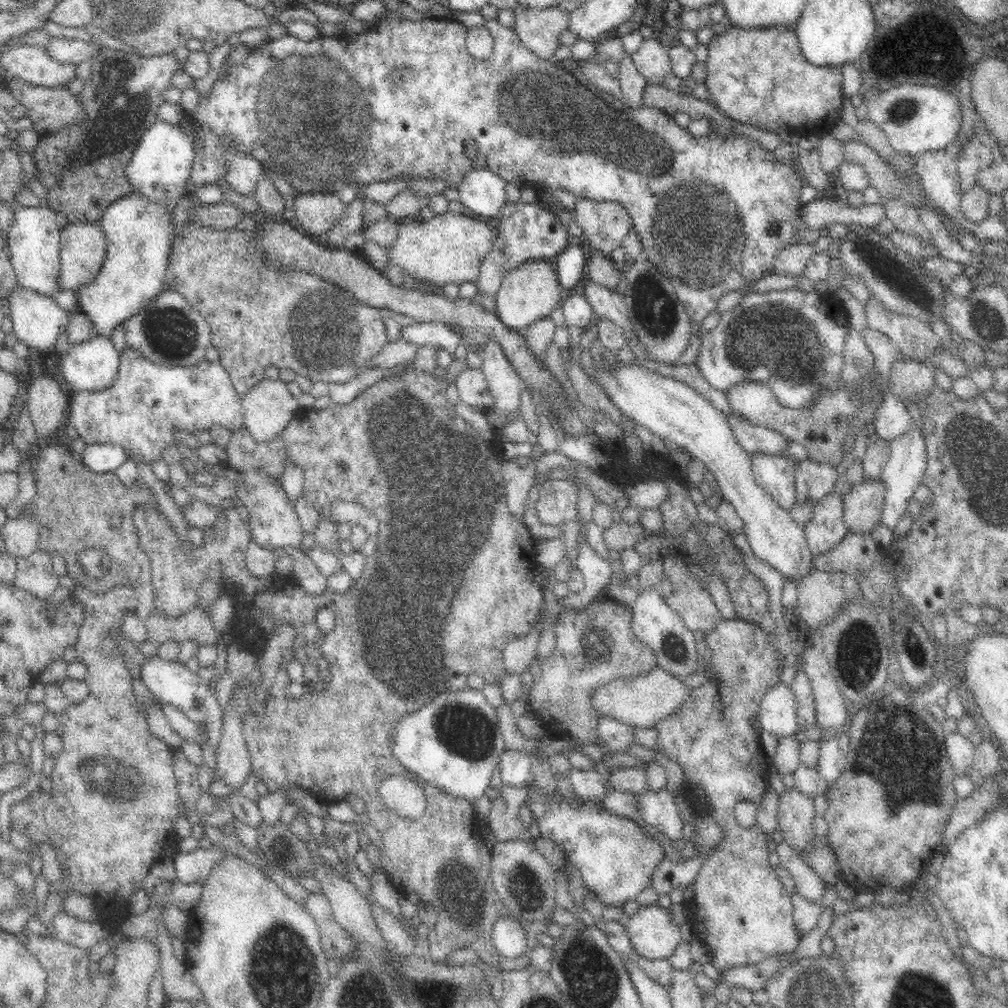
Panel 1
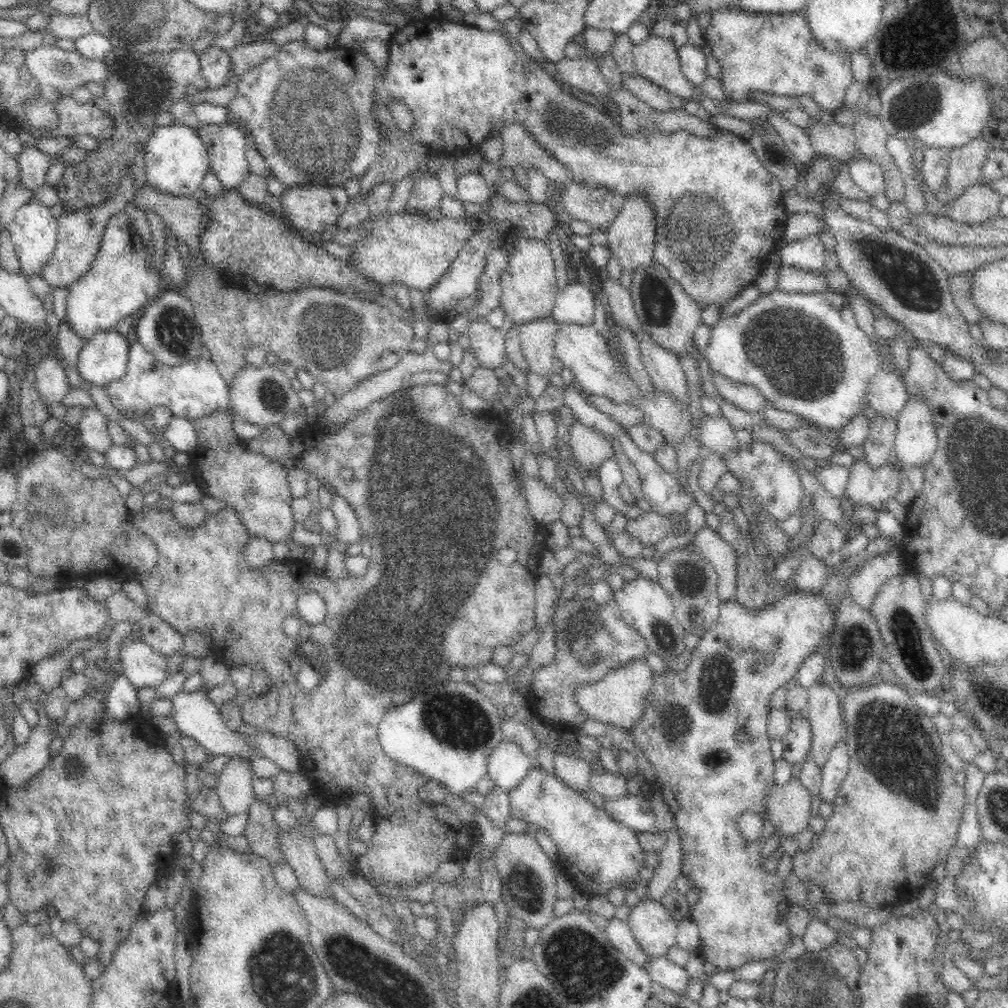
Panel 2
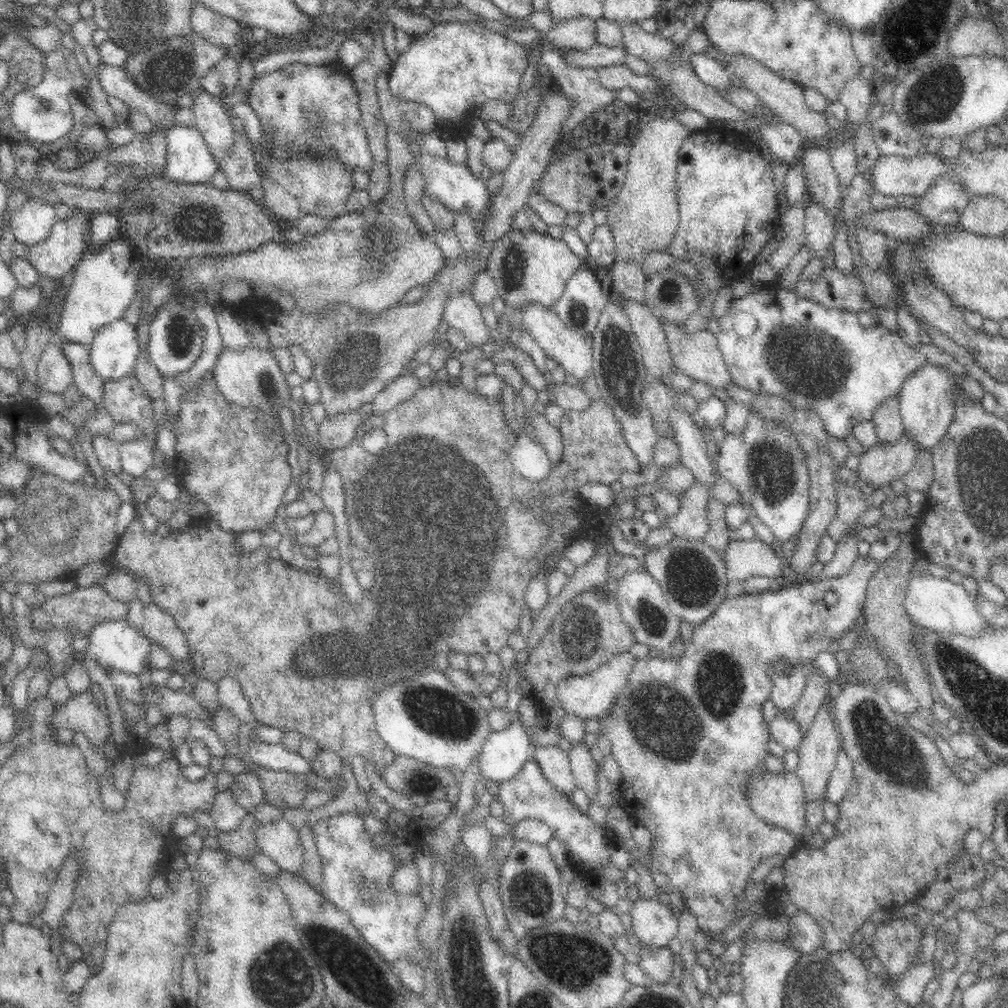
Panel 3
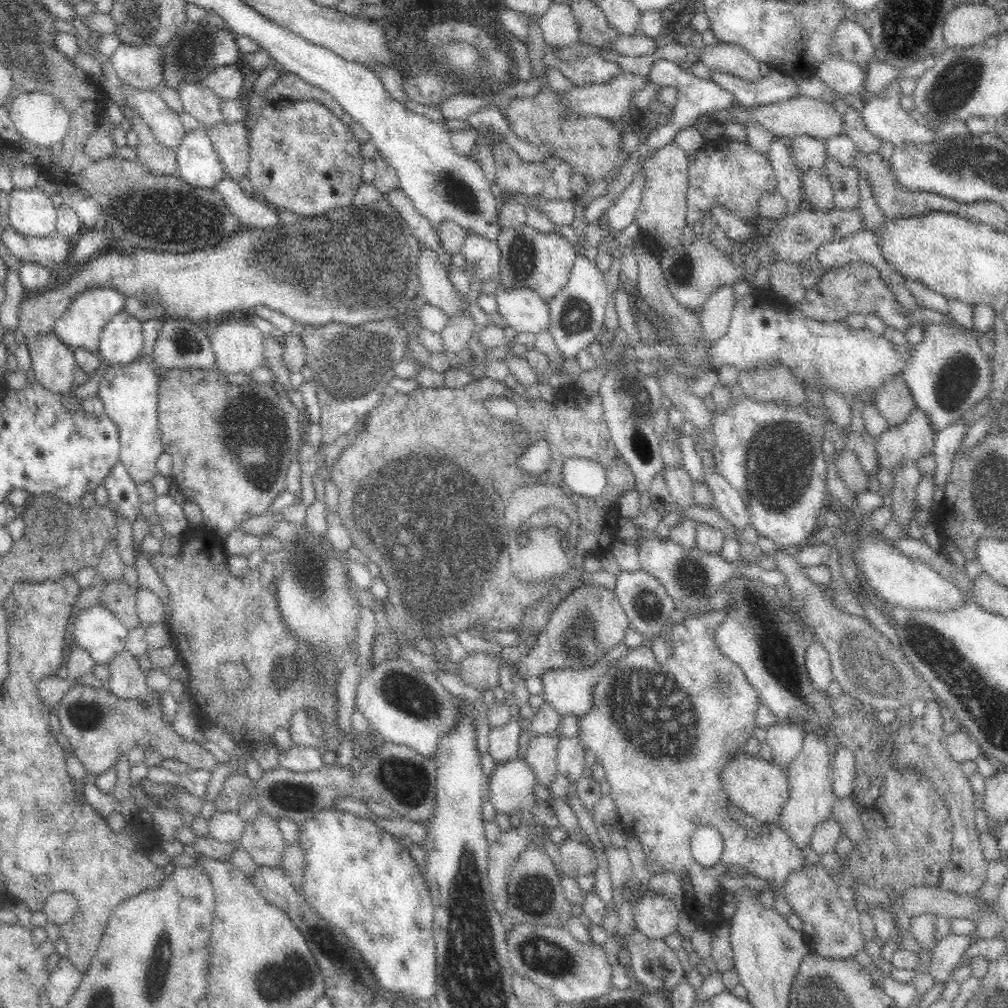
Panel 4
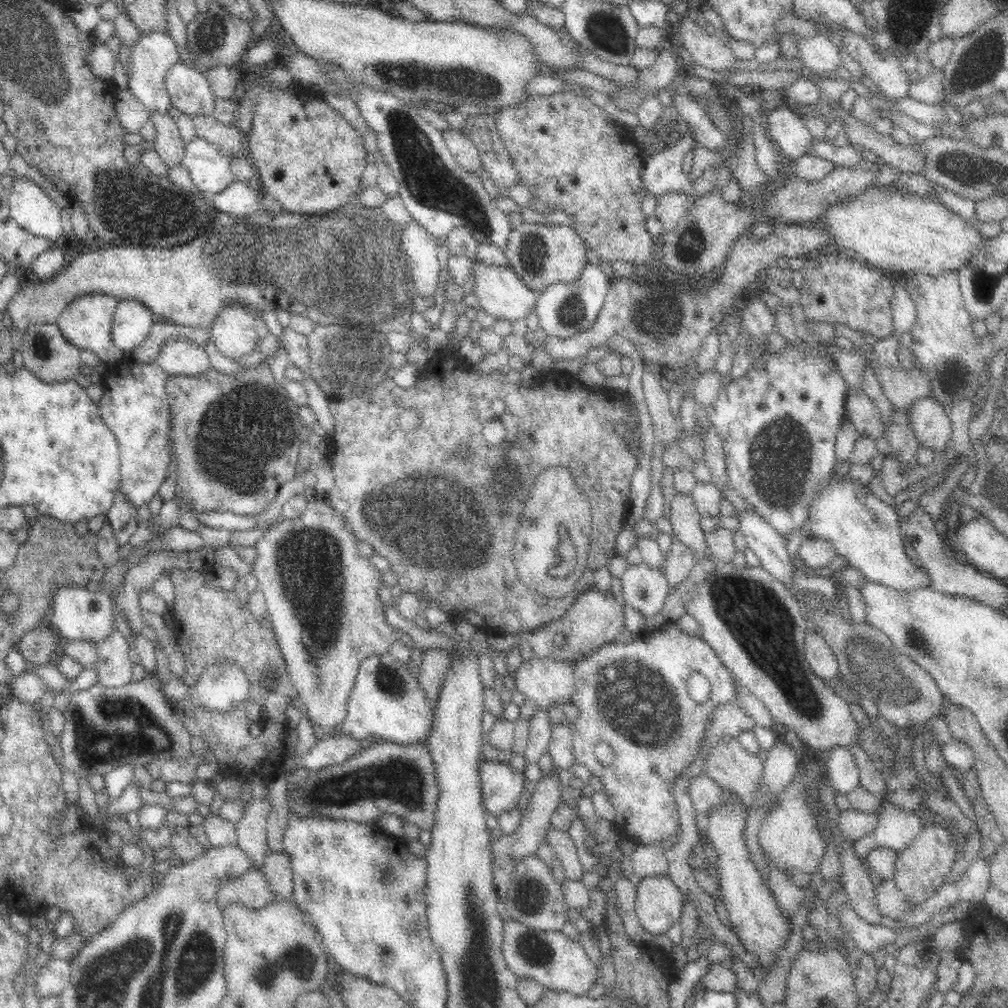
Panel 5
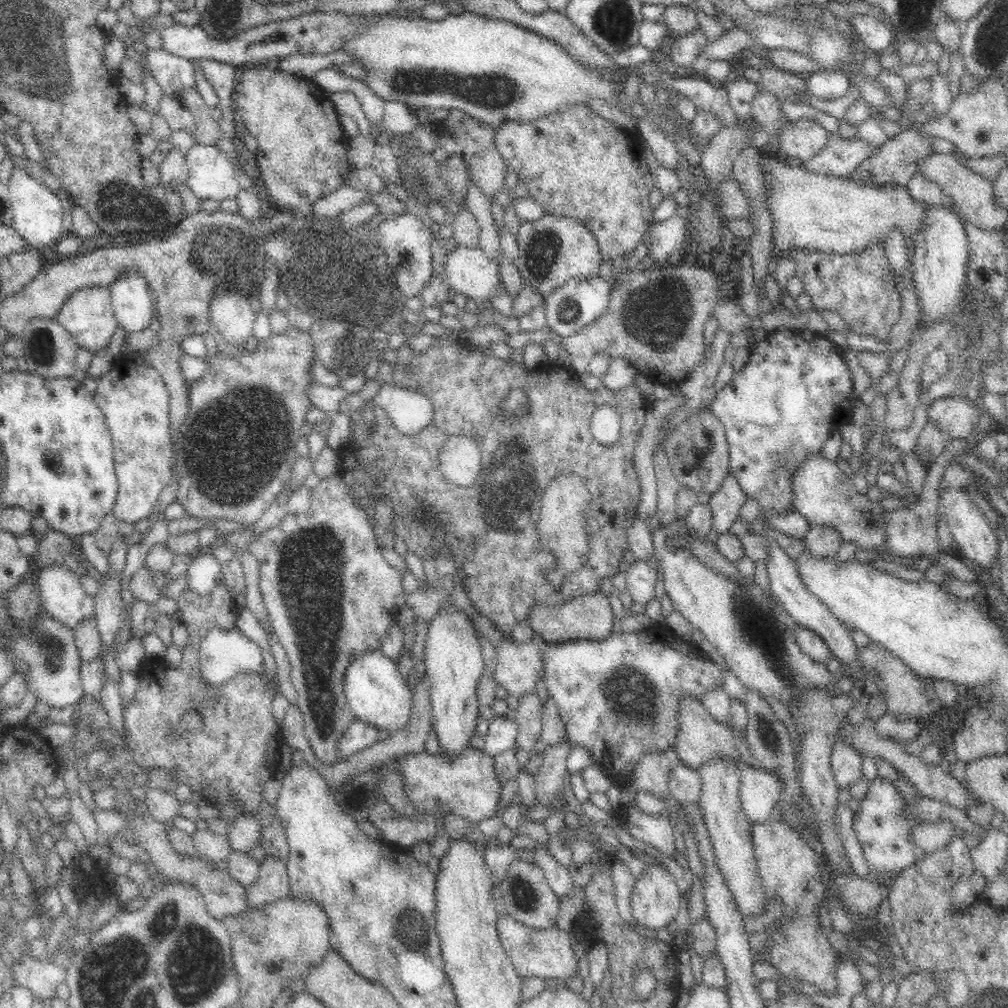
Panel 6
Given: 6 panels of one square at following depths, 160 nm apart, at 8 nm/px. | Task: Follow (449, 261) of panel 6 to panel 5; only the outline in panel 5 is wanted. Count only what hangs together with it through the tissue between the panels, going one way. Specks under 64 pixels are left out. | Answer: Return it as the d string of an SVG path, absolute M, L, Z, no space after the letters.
M477 257L471 263L468 282L472 286L471 294L478 309L486 312L491 318L509 320L512 323L518 318L525 319L526 314L535 308L537 293L522 283L512 267L488 264L483 260L477 260Z

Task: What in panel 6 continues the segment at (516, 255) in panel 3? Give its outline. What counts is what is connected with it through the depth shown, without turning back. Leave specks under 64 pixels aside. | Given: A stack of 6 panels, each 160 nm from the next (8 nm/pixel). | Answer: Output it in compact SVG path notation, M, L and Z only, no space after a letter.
M544 213L536 222L520 225L517 245L519 255L515 265L525 285L530 286L543 297L565 286L568 280L588 281L600 273L604 263L594 233L581 221L571 216L556 216Z

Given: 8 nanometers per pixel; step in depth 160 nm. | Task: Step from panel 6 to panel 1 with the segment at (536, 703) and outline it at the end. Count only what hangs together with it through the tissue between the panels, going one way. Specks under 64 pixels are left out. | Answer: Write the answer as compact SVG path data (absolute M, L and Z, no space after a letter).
M572 767L567 774L575 796L584 800L592 800L596 803L600 803L600 800L602 800L611 788L608 780L605 782L605 784L608 785L606 785L604 789L602 775L594 769L584 771Z

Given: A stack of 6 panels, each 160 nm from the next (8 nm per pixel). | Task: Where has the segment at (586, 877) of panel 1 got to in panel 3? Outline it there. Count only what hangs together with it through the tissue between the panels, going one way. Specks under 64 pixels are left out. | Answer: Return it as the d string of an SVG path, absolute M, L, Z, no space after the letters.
M532 758L516 772L516 776L498 783L496 797L504 809L501 825L513 827L521 820L540 819L550 827L553 836L564 844L568 856L577 856L586 868L609 864L608 848L616 841L607 832L604 824L595 823L590 817L586 817L586 814L580 813L572 803L571 797L554 790Z

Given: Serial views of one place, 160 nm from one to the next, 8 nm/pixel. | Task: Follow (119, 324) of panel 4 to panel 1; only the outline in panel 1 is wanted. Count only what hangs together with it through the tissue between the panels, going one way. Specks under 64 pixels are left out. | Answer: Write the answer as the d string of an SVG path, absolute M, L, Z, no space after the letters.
M96 335L92 340L69 347L60 359L59 370L74 393L104 390L116 380L120 353L111 337Z

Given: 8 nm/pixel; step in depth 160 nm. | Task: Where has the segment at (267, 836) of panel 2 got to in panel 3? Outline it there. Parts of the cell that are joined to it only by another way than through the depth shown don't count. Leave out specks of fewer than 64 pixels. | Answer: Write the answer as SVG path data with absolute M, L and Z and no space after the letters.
M248 813L234 830L226 834L215 832L218 843L216 850L241 859L248 859L252 854L258 853L254 830L259 823L257 813Z

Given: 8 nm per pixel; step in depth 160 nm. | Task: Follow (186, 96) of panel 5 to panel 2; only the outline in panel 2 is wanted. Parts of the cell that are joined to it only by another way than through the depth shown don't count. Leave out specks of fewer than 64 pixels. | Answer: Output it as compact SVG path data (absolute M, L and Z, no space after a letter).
M215 123L202 125L199 128L201 140L207 148L209 154L209 164L211 170L217 174L224 190L236 189L240 182L244 180L248 165L246 164L246 153L244 152L245 139L243 133L236 124L232 123Z

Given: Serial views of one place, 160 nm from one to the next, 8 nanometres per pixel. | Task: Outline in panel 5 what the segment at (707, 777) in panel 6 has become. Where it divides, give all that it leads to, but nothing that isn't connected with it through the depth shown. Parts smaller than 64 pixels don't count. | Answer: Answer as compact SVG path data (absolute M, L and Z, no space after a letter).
M723 789L721 800L708 812L705 822L707 840L716 853L714 867L719 874L718 893L727 910L731 926L740 938L738 942L746 947L750 955L758 958L766 967L764 970L770 971L770 966L774 966L774 956L789 941L790 924L784 919L776 899L767 889L763 877L750 859L744 831L751 810L735 795L736 793L735 790Z

